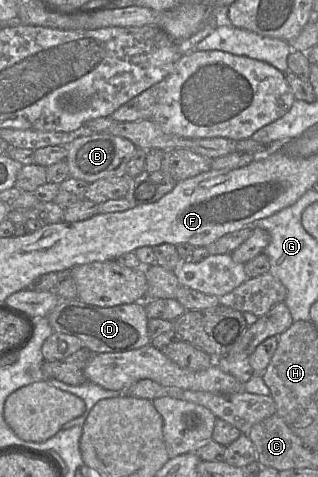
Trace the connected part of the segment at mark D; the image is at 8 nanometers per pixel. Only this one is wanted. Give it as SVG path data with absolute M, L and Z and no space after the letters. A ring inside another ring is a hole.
M71 270L58 272L58 283L51 292L60 299L60 303L47 315L53 330L79 338L82 346L93 353L122 352L150 344L144 302L113 307L87 304L77 298L77 285L71 276Z

